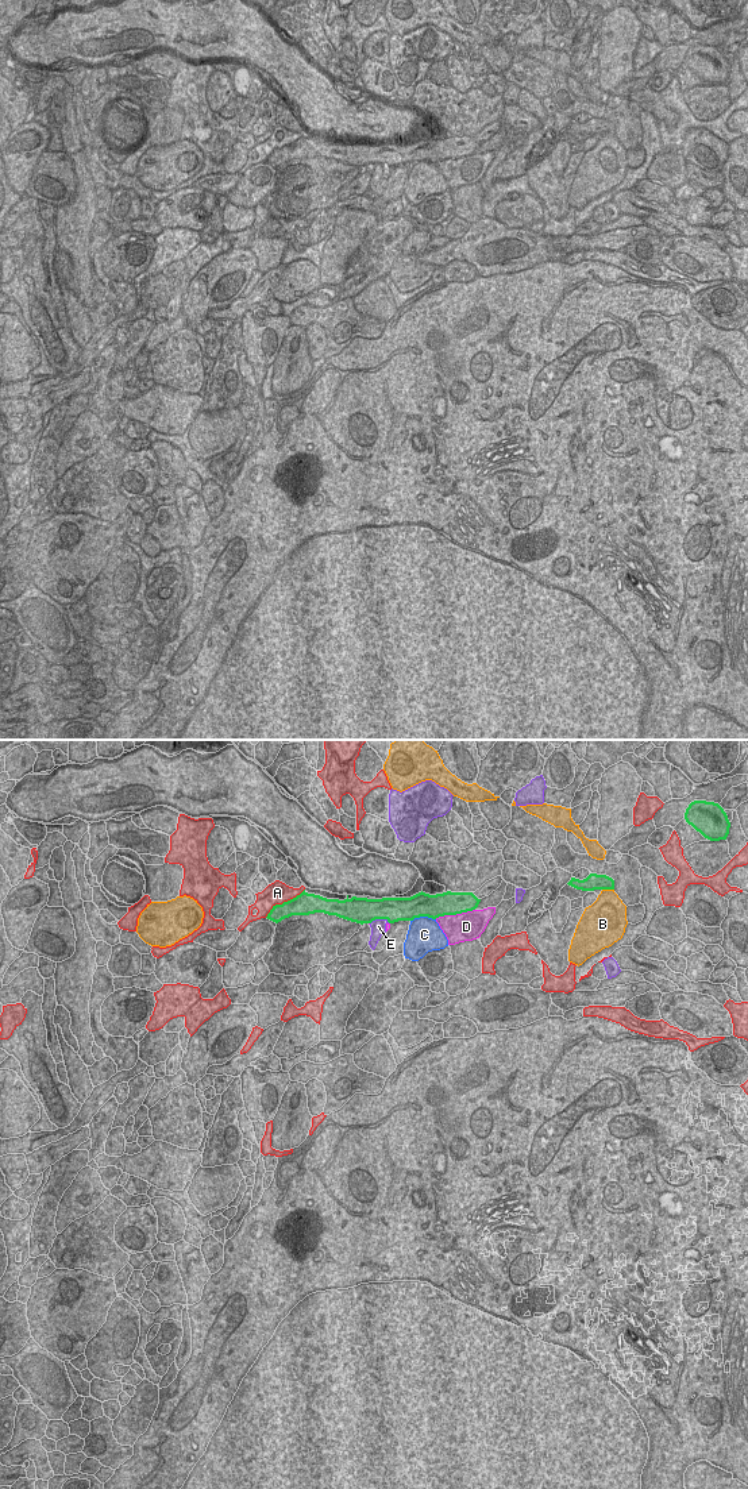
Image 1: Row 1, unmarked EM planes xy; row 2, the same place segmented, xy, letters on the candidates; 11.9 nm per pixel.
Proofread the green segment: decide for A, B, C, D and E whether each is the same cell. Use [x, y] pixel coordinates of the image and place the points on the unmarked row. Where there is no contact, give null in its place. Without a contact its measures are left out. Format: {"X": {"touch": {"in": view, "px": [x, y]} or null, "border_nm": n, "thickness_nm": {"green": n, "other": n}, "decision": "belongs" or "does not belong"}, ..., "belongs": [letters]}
{"A": {"touch": {"in": "xy", "px": [284, 146]}, "border_nm": 600, "thickness_nm": {"green": 260, "other": 280}, "decision": "does not belong"}, "B": {"touch": {"in": "xy", "px": [608, 132]}, "border_nm": 140, "thickness_nm": {"green": 190, "other": 360}, "decision": "does not belong"}, "C": {"touch": {"in": "xy", "px": [423, 159]}, "border_nm": 300, "thickness_nm": {"green": 280, "other": 400}, "decision": "does not belong"}, "D": {"touch": {"in": "xy", "px": [454, 158]}, "border_nm": 500, "thickness_nm": {"green": 280, "other": 340}, "decision": "does not belong"}, "E": {"touch": {"in": "xy", "px": [380, 162]}, "border_nm": 240, "thickness_nm": {"green": 320, "other": 190}, "decision": "does not belong"}, "belongs": []}

